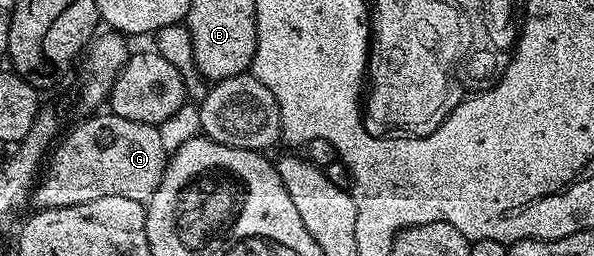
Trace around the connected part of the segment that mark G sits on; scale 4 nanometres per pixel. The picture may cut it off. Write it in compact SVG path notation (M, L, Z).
M100 111L85 117L88 118L81 125L74 126L65 135L64 142L62 137L51 150L43 170L44 178L42 173L30 193L35 208L74 207L78 203L90 203L90 199L102 199L106 195L122 195L122 199L147 203L162 179L170 156L169 150L164 150L161 130L155 125L122 119L110 111Z

